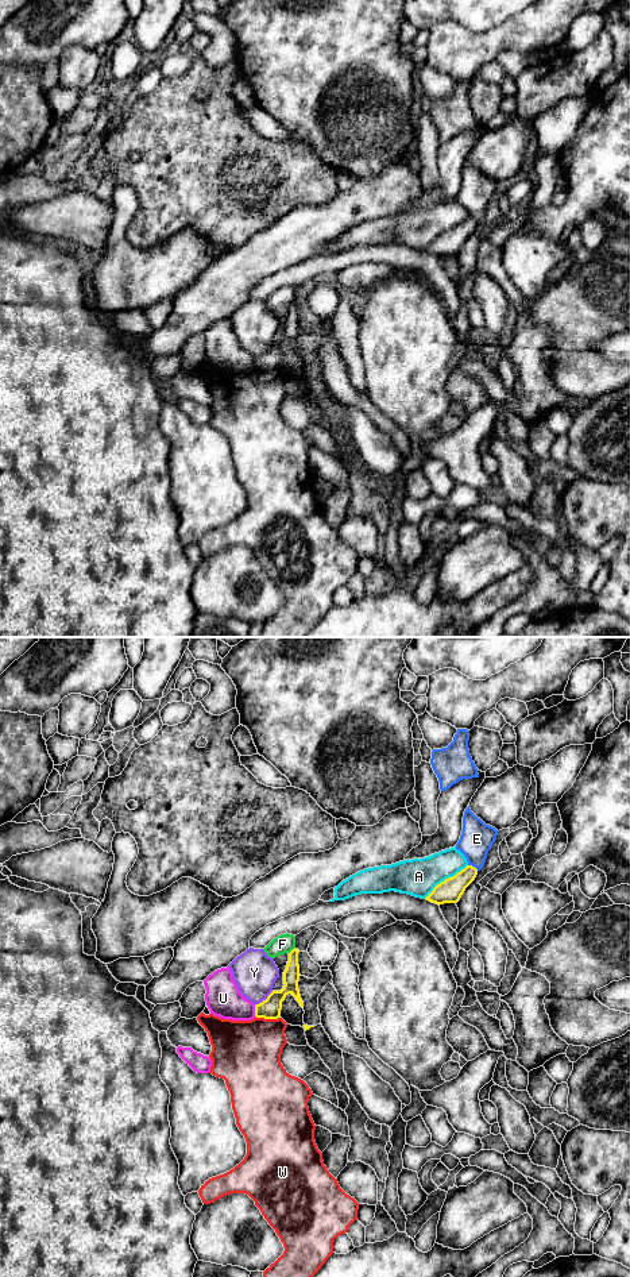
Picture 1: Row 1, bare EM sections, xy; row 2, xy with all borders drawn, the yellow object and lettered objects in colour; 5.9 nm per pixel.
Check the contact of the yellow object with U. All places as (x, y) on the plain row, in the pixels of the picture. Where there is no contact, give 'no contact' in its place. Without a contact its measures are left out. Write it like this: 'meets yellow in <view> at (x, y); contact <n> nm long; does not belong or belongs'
meets yellow in xy at (255, 362); contact 70 nm long; does not belong

